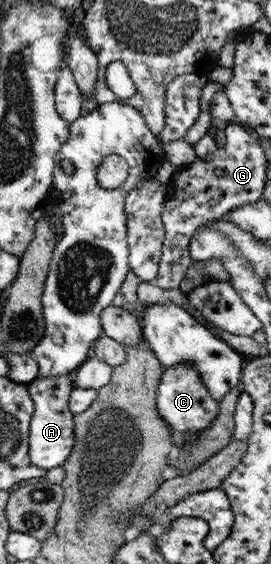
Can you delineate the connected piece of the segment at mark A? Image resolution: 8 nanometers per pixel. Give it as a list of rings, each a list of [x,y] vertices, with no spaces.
[[[72,373],[61,376],[33,379],[27,385],[34,413],[29,426],[29,459],[32,465],[42,470],[62,467],[74,448],[74,416],[68,401],[74,388]]]

